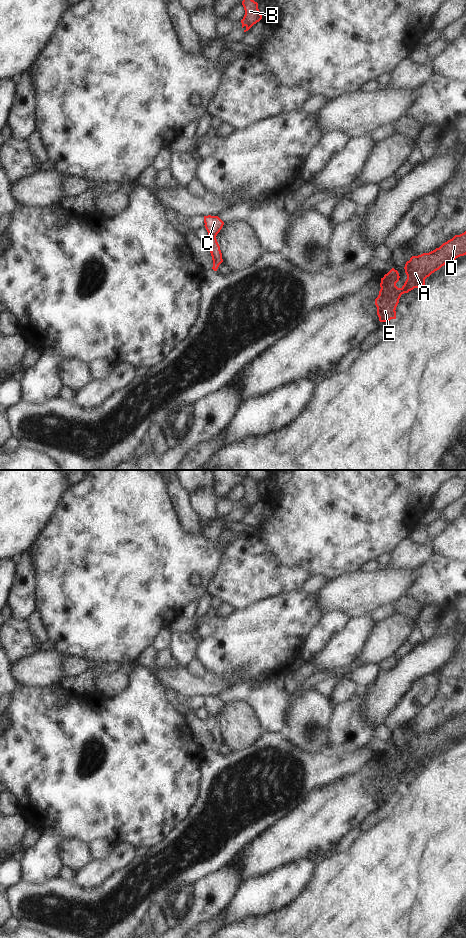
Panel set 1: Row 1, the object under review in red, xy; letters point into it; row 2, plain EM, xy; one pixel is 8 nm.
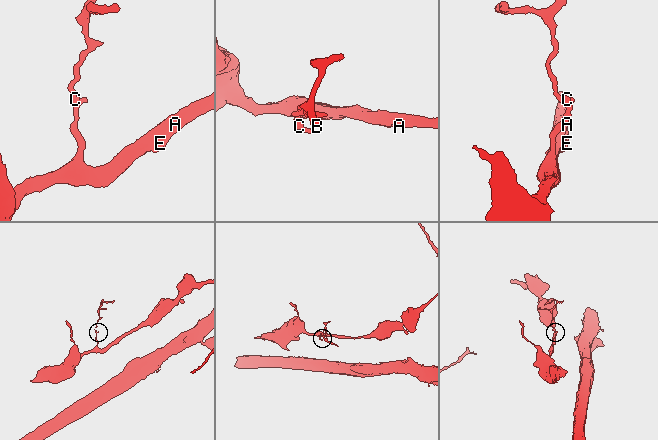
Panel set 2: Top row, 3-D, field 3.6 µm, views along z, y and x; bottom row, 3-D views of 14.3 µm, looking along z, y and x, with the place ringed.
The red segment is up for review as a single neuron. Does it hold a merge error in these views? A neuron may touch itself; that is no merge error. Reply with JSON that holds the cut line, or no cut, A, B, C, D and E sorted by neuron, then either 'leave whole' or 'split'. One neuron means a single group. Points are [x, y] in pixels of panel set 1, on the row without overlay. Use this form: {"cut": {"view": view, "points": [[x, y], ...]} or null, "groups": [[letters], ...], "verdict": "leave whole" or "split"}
{"cut": {"view": "xy", "points": [[215, 717], [210, 721]]}, "groups": [["A", "D", "E"], ["B", "C"]], "verdict": "split"}

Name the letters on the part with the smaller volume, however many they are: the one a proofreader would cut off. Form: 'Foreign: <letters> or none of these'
Foreign: B, C

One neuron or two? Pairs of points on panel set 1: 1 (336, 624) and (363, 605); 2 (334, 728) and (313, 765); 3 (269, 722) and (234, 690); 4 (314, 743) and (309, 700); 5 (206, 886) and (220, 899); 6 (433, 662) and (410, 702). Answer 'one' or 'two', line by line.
1: two
2: two
3: one
4: one
5: one
6: two

